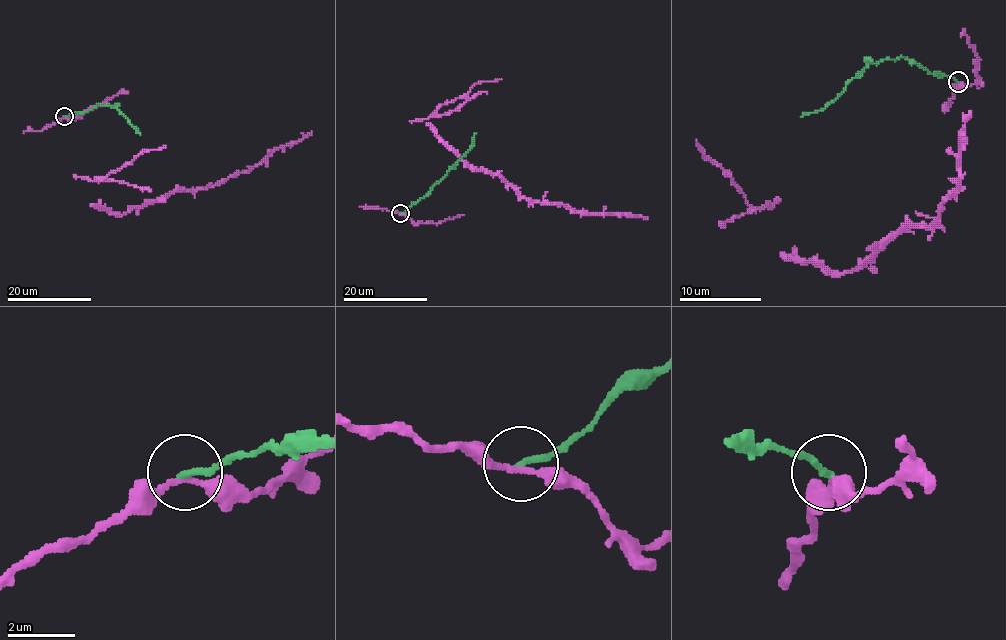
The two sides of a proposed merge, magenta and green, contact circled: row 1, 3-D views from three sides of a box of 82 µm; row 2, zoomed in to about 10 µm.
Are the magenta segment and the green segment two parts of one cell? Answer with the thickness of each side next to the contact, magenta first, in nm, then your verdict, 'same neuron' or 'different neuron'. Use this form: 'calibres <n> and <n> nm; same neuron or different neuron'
calibres 180 and 200 nm; different neuron

